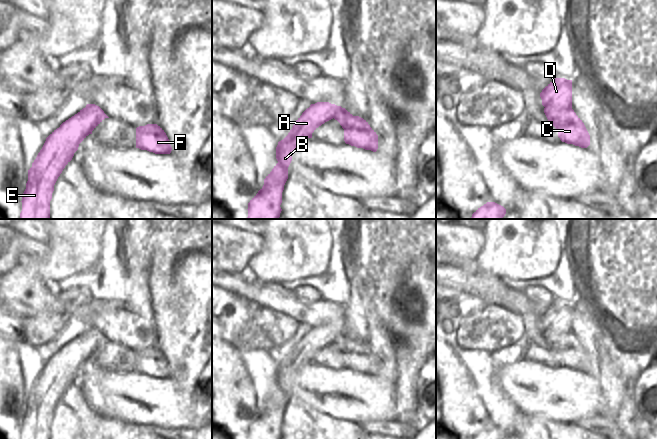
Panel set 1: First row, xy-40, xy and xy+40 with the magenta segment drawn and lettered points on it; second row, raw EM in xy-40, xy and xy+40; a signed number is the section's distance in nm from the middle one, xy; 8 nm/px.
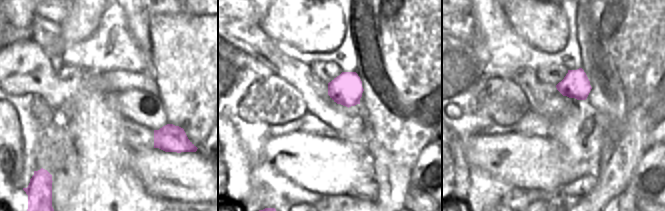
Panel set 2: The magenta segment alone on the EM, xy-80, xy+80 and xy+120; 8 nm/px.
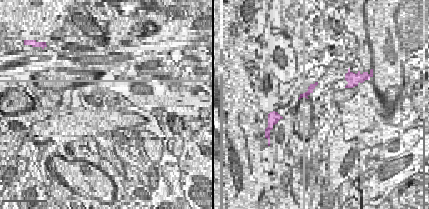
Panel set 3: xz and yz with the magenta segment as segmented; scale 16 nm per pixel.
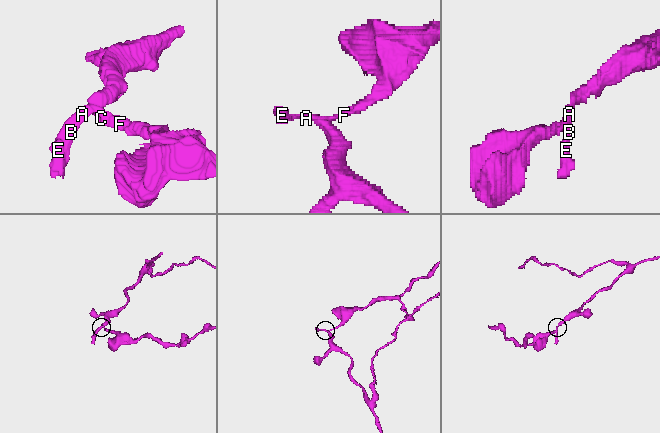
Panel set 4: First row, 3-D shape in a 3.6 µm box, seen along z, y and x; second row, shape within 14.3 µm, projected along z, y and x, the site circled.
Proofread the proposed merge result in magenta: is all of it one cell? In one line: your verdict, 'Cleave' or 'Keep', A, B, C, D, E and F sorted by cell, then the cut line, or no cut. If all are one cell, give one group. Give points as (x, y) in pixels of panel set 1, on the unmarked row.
Cleave. Groups: A B D E / C F. Split along xy+40 (545, 331), (549, 333), (571, 332)

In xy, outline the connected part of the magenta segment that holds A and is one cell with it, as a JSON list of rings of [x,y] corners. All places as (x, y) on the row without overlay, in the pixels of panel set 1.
[[[317,326],[311,328],[302,339],[296,344],[288,359],[278,366],[276,371],[276,383],[278,387],[264,403],[263,411],[248,427],[248,439],[280,439],[282,433],[282,416],[288,403],[288,391],[292,385],[294,373],[305,363],[312,362],[312,357],[325,346],[335,342],[342,334],[341,330],[329,326]]]

